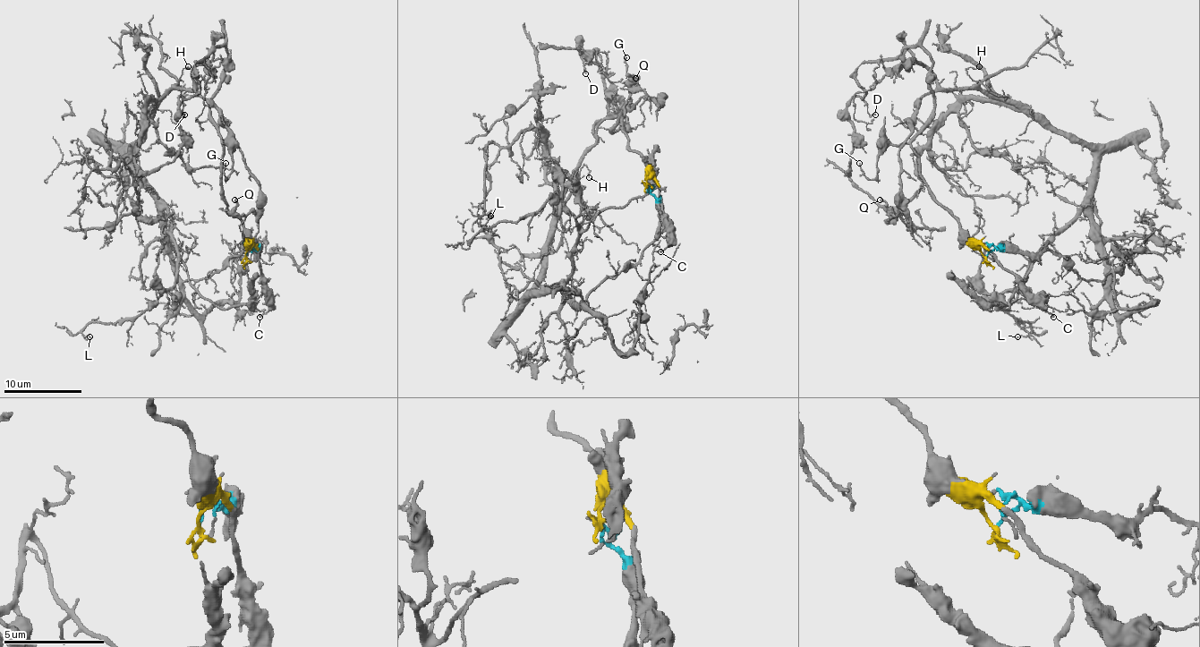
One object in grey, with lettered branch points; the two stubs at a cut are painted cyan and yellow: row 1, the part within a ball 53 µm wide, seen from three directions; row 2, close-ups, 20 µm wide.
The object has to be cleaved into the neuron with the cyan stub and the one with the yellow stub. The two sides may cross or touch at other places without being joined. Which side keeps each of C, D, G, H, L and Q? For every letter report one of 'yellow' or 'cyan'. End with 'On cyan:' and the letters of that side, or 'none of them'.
C: yellow
D: yellow
G: yellow
H: cyan
L: cyan
Q: cyan
On cyan: H, L, Q

